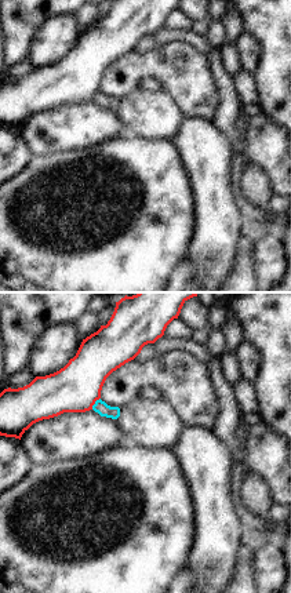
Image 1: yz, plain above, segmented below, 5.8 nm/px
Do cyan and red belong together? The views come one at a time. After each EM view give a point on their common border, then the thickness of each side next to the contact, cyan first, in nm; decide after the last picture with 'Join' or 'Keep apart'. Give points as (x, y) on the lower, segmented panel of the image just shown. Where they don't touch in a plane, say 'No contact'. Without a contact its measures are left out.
Touches cyan at (95, 403). Thickness 80 nm (cyan) against 280 nm.

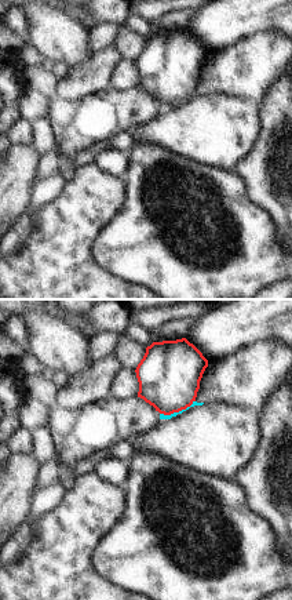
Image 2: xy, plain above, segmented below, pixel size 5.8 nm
Touches cyan at (176, 413). Thickness 30 nm (cyan) against 360 nm.

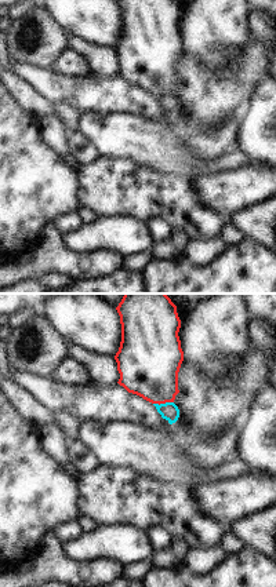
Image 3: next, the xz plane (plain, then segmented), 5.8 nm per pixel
Touches cyan at (163, 404). Thickness 110 nm (cyan) against 360 nm.

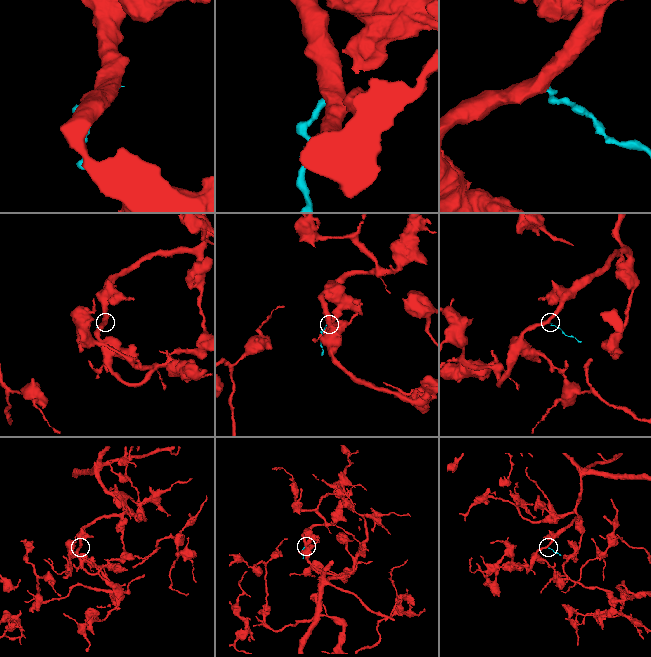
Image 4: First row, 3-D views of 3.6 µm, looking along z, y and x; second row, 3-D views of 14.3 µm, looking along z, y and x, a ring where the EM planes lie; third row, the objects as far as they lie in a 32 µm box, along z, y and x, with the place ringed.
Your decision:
Keep apart.

